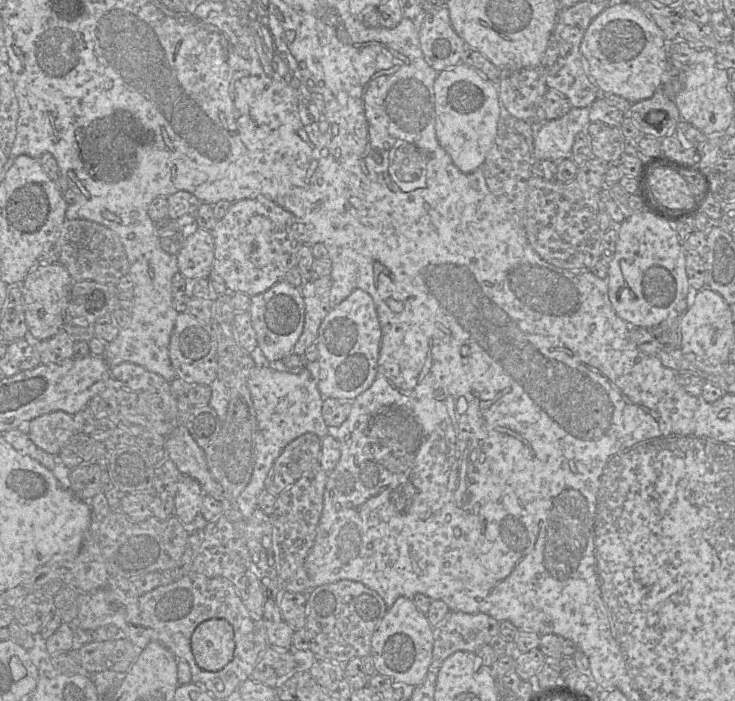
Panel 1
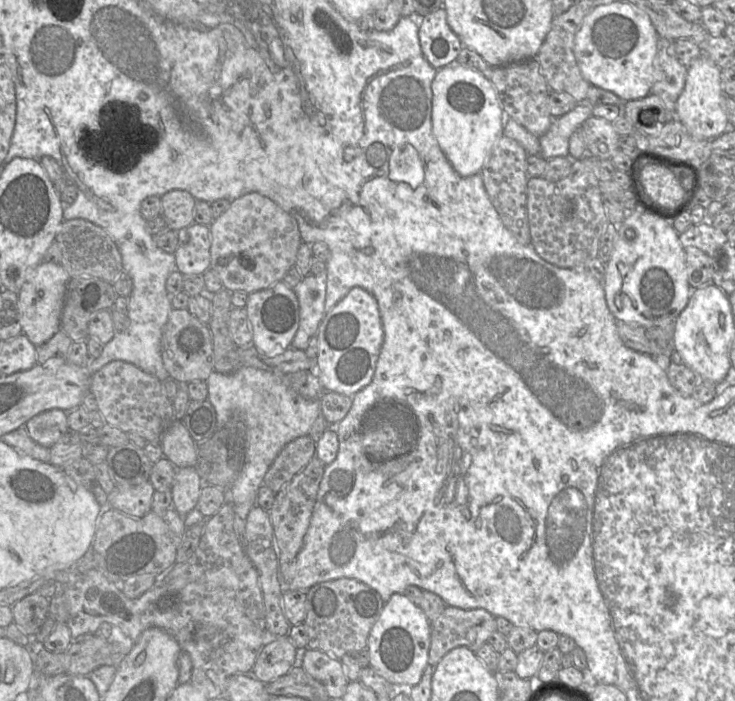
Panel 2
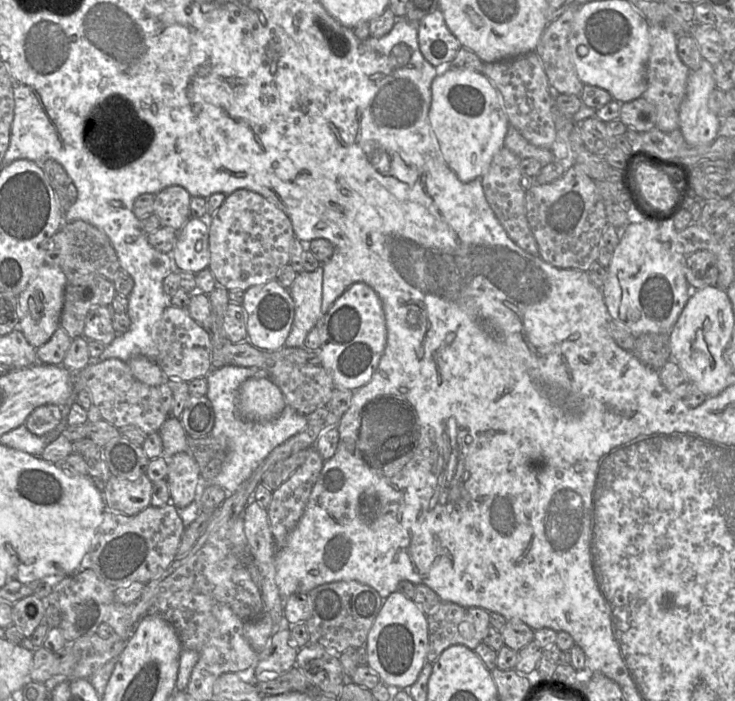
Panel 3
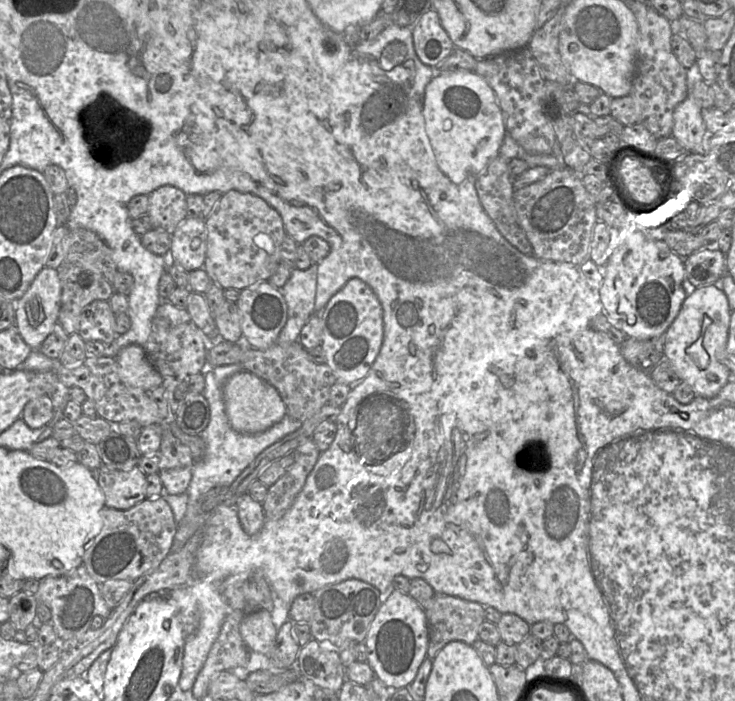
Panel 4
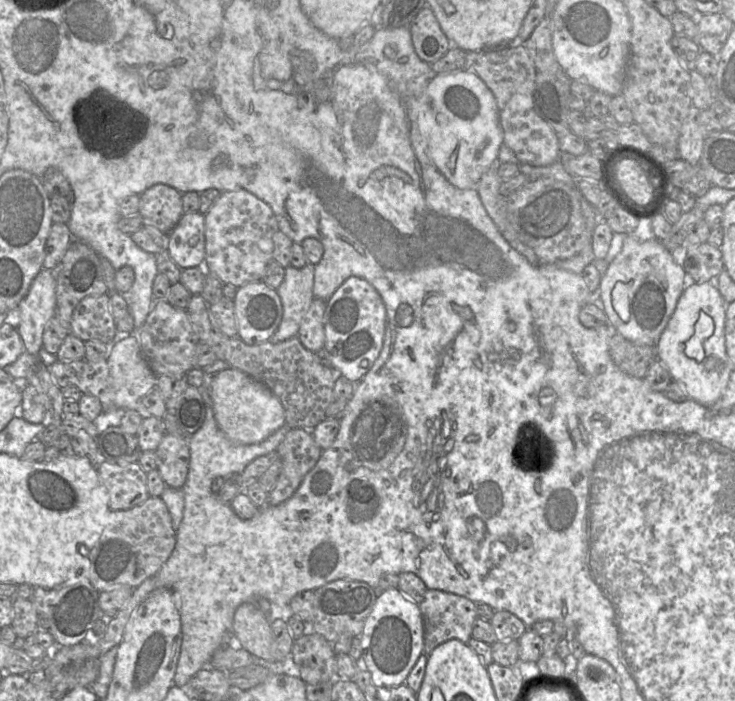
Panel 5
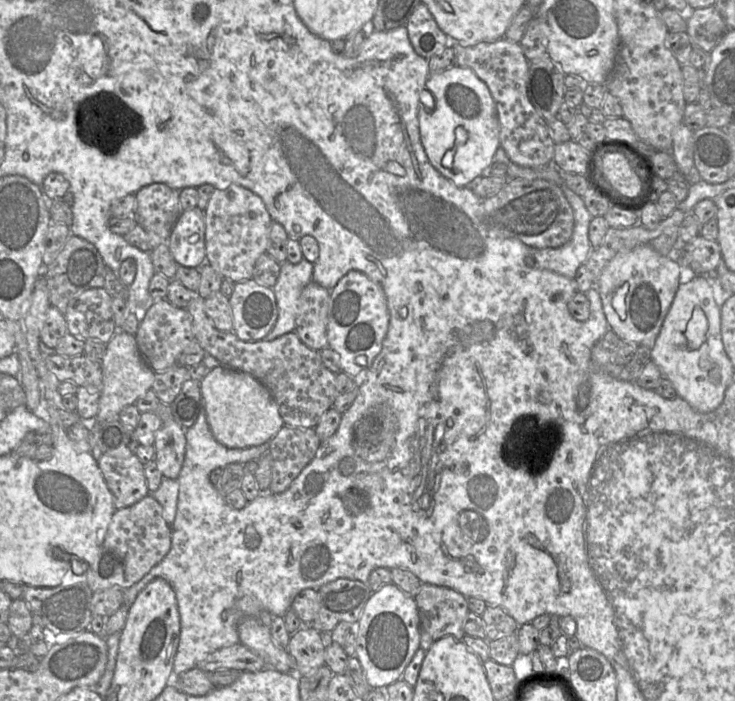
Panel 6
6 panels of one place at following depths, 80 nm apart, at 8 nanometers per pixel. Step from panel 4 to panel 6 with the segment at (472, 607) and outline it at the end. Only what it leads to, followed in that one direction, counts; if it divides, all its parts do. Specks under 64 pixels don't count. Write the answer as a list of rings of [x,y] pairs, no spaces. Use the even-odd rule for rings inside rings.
[[[422,583],[414,599],[420,619],[420,648],[427,651],[434,642],[445,636],[453,636],[457,640],[463,639],[464,620],[469,613],[465,596],[447,587]]]

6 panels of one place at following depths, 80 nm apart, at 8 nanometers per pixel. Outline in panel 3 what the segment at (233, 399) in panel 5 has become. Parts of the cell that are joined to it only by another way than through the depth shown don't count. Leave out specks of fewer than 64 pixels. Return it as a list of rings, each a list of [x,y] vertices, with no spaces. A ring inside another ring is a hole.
[[[252,377],[238,390],[241,415],[254,422],[267,422],[278,417],[286,407],[280,388],[267,377]]]

